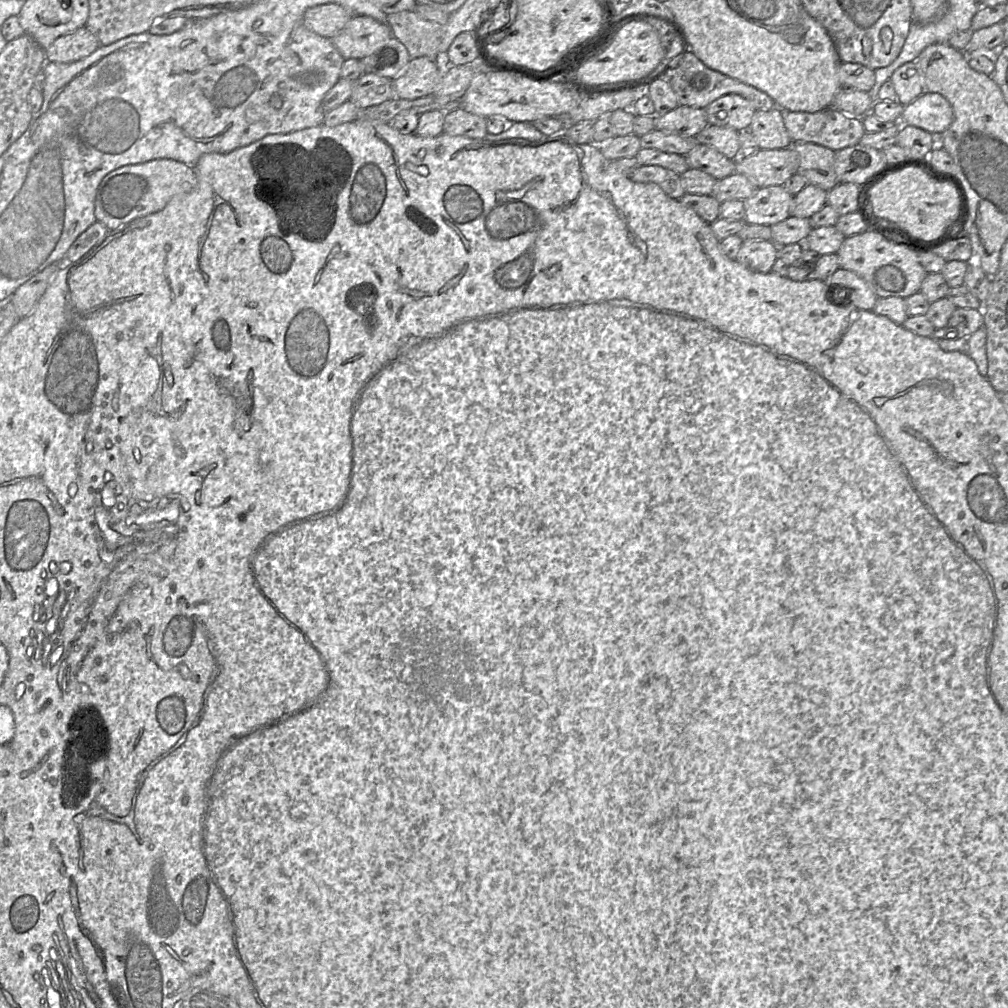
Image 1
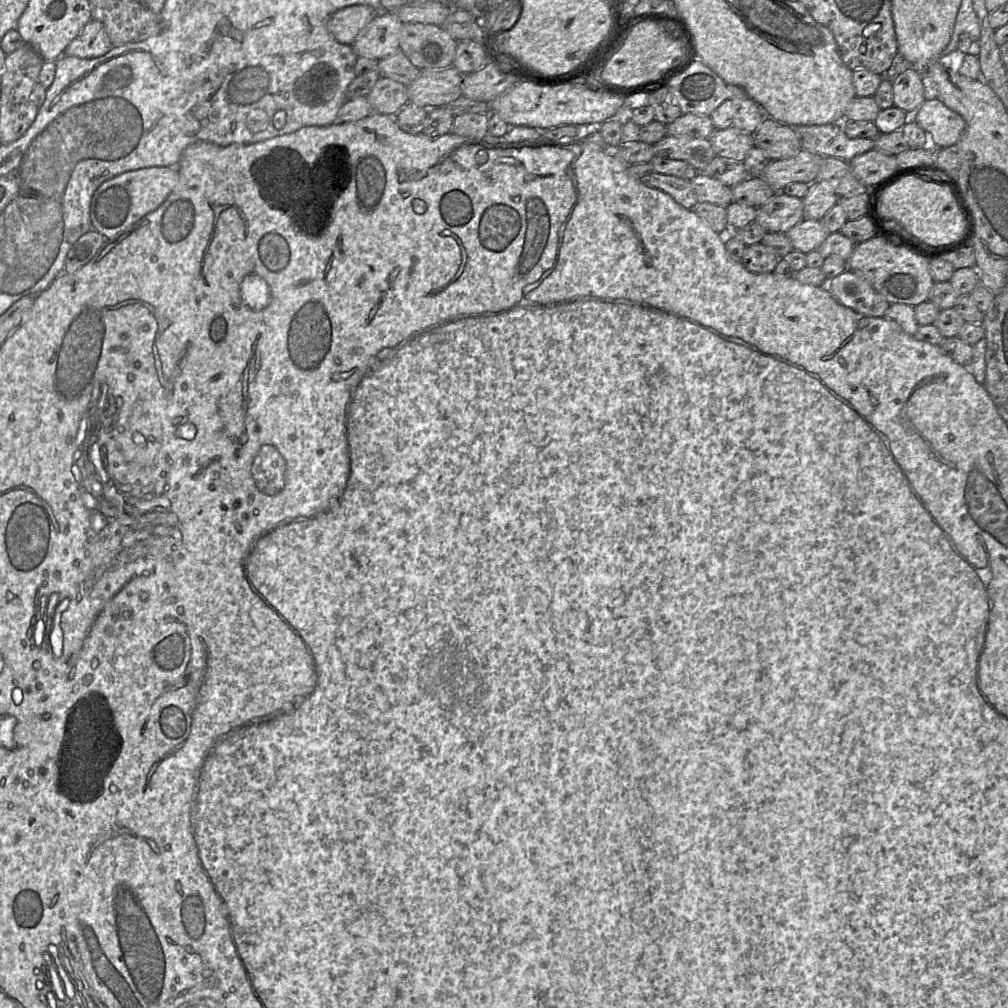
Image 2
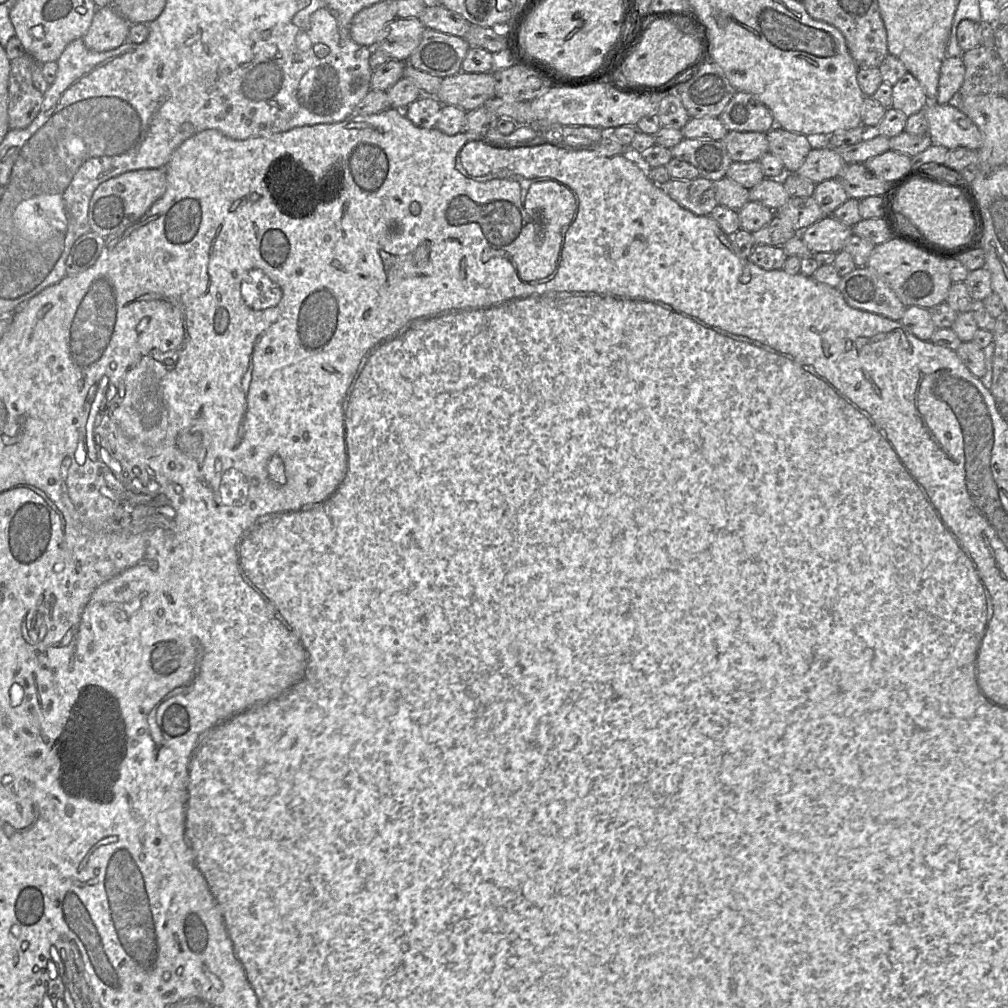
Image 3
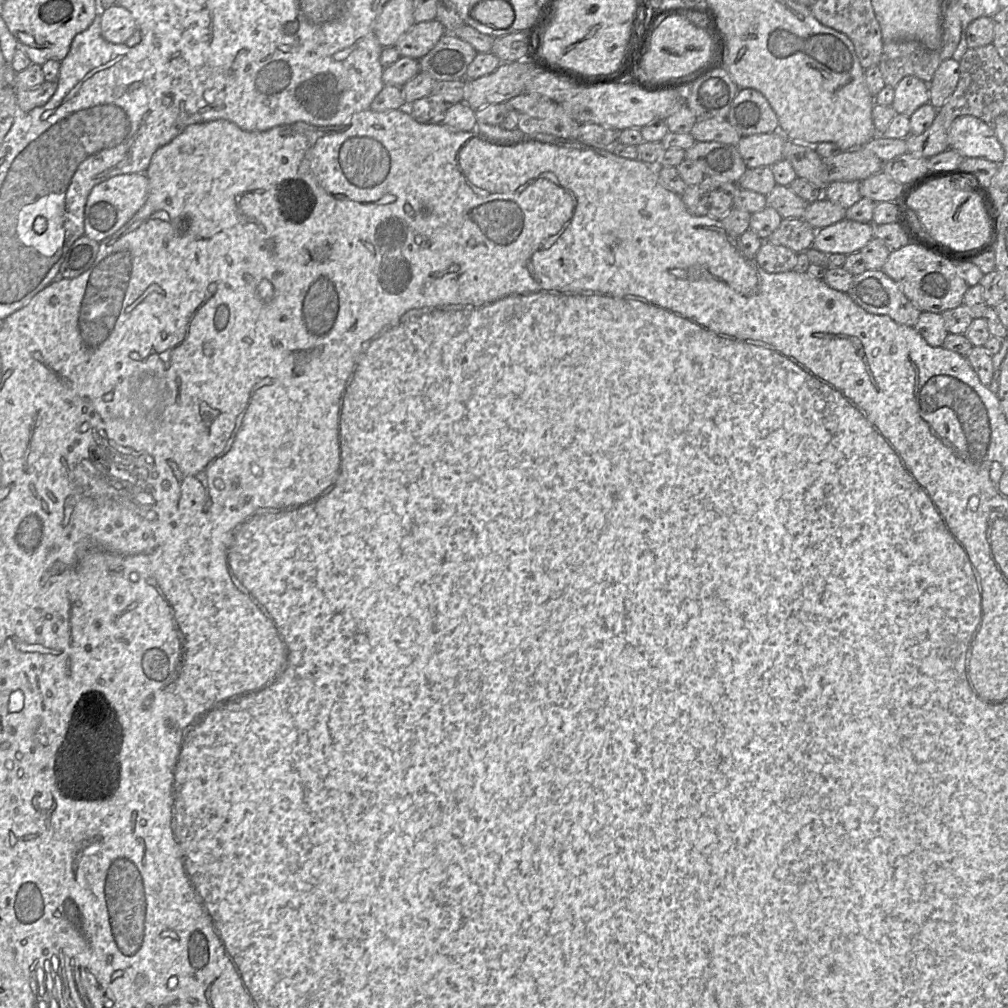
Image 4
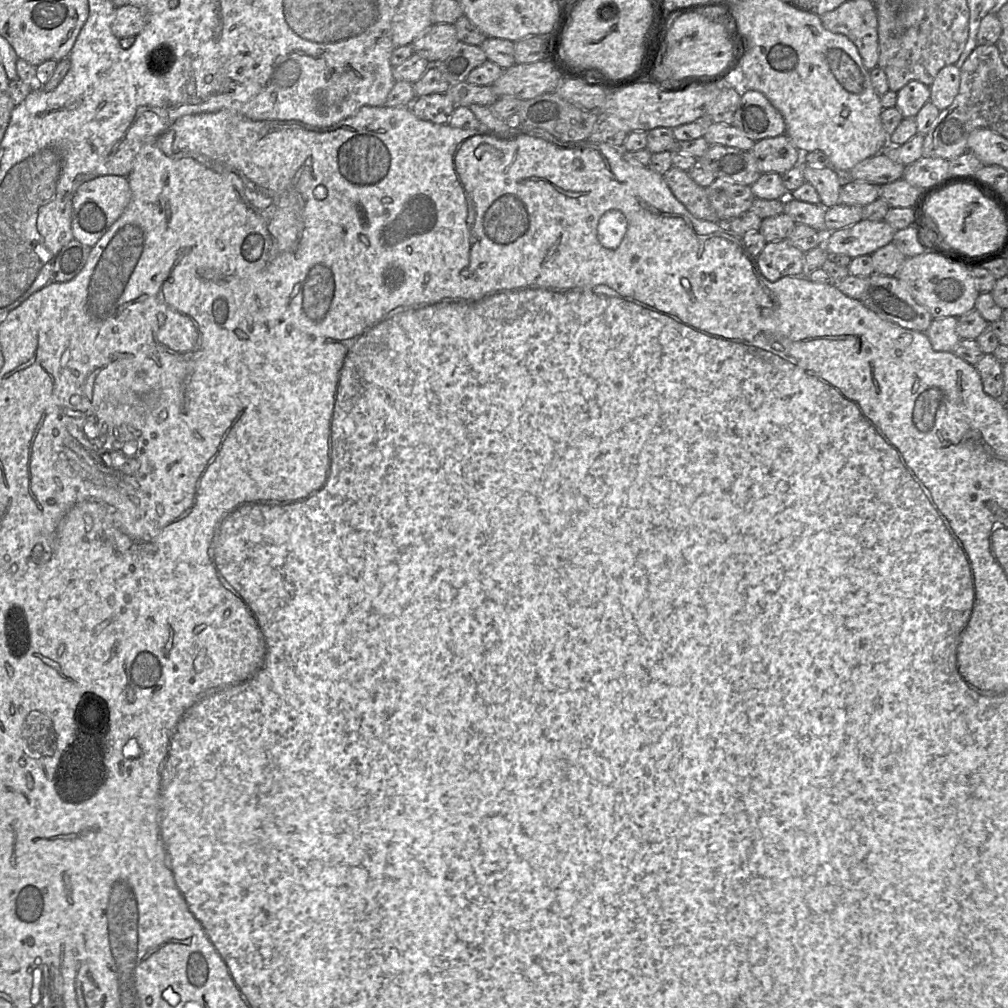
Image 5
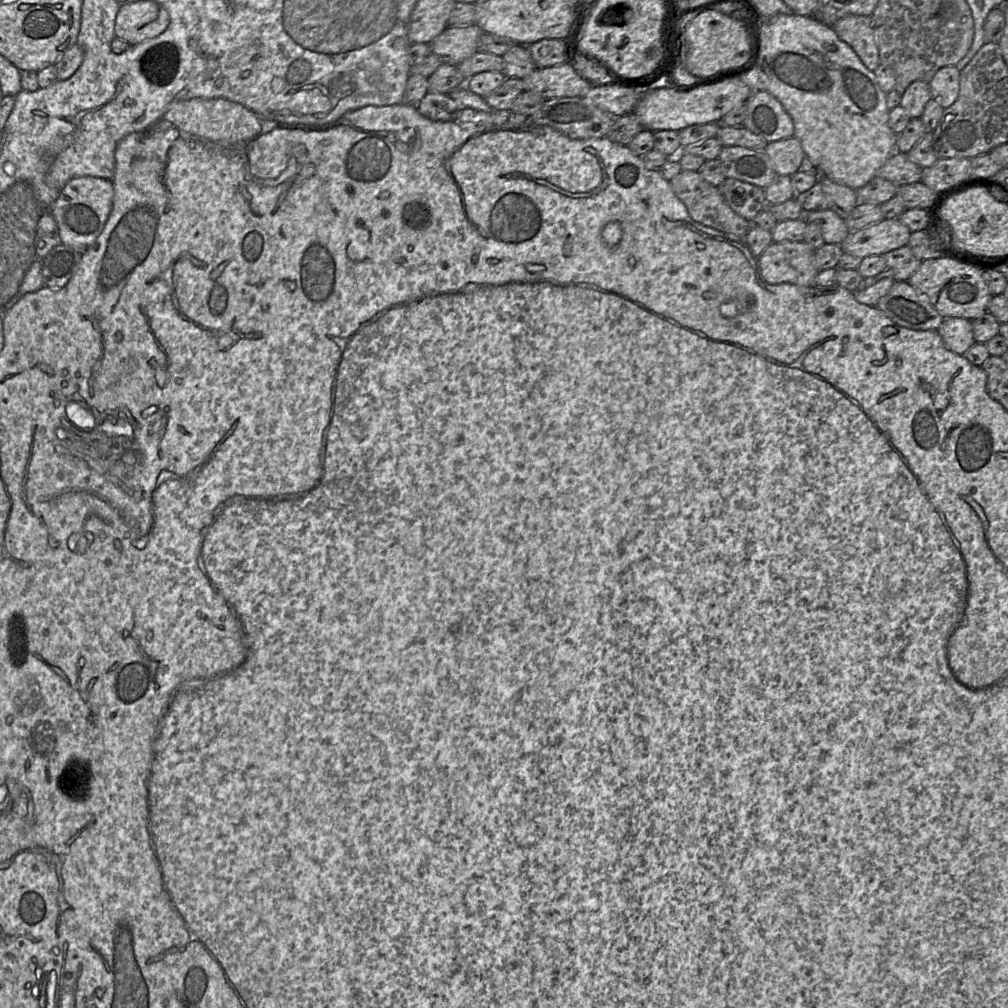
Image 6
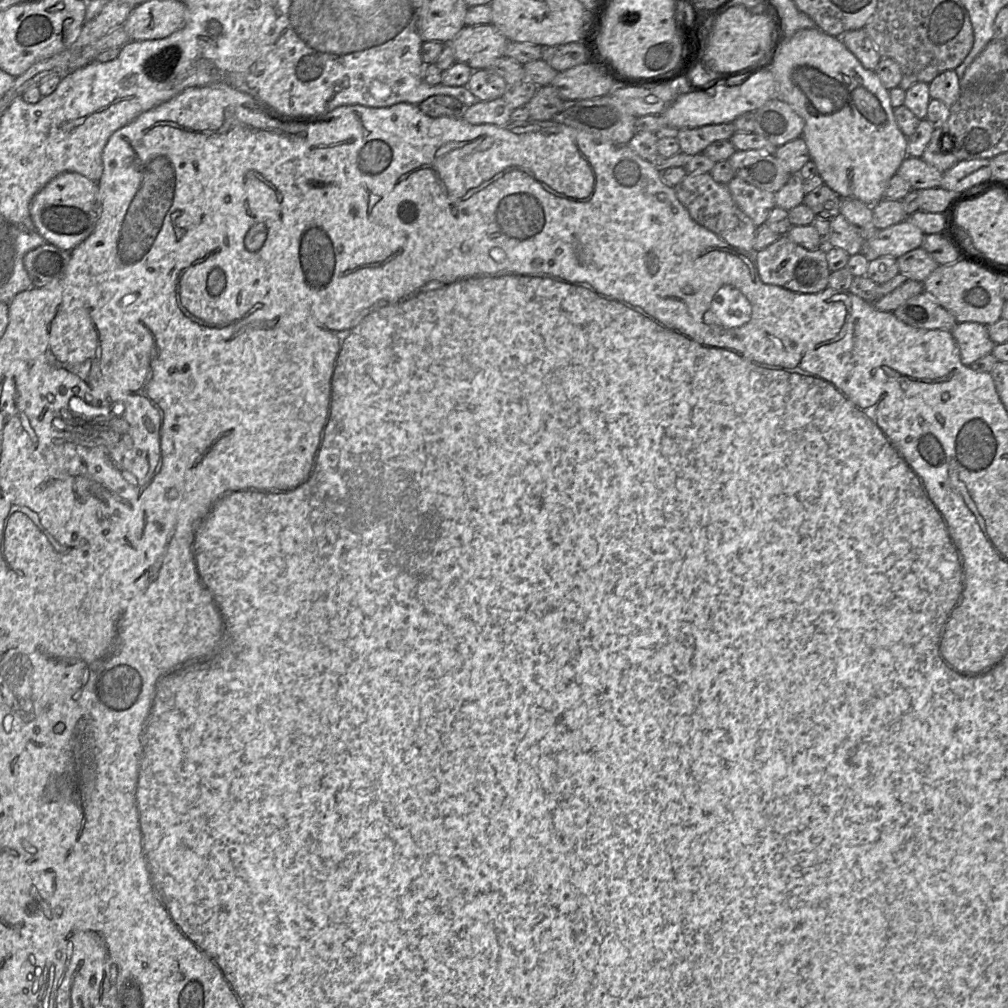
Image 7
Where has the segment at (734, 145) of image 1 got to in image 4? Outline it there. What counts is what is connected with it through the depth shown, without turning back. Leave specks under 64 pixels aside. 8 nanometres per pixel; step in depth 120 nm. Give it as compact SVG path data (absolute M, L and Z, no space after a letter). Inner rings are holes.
M780 132L742 136L736 148L747 168L772 166L783 159L787 138Z

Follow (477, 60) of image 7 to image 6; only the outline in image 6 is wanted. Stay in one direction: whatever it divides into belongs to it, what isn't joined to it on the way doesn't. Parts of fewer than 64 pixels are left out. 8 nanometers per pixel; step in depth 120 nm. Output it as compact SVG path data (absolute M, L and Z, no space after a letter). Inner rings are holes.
M477 24L448 26L430 42L432 53L443 63L456 66L479 50L482 33Z

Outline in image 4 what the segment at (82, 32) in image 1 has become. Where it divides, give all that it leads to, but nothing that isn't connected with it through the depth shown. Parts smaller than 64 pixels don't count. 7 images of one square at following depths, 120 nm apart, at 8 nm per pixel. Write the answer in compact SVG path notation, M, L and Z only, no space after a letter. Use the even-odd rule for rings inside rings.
M119 5L105 8L100 22L102 37L113 44L124 44L137 29L132 14Z

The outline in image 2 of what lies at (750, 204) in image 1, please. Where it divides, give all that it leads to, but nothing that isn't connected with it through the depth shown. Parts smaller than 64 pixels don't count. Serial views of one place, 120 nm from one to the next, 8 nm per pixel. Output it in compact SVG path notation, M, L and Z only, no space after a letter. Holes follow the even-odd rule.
M776 192L764 205L757 207L756 220L766 231L786 233L804 219L801 198Z

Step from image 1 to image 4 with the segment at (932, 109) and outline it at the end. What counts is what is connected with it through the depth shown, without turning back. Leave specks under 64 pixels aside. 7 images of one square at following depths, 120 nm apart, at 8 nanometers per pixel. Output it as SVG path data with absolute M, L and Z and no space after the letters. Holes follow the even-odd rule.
M971 115L959 116L953 121L948 143L949 148L963 157L985 158L996 163L1001 163L1005 157L992 126Z

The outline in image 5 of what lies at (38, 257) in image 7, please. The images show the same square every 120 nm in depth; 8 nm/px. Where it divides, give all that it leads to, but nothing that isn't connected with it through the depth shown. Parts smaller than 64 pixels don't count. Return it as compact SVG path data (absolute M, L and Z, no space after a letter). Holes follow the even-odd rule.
M75 239L70 241L54 257L52 281L67 282L81 272L85 266L91 247Z

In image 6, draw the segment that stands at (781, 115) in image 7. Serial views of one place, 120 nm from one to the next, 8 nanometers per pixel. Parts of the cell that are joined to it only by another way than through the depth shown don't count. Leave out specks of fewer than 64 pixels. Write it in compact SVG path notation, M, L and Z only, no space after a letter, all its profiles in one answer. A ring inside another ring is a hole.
M753 91L746 101L743 126L763 137L768 143L794 136L791 116L782 104L767 91Z

